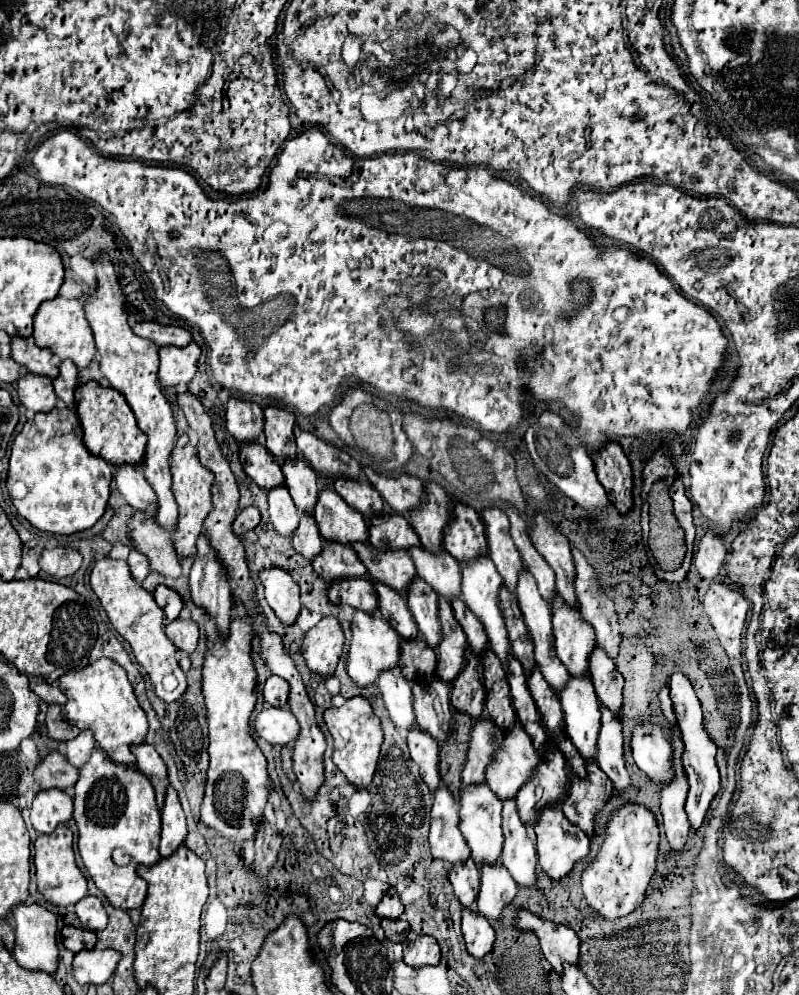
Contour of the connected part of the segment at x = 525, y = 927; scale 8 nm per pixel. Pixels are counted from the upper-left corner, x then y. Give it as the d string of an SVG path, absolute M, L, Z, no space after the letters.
M521 911L515 925L521 931L535 931L545 959L559 975L563 975L563 963L579 963L579 937L573 929L537 919L537 915L529 911Z

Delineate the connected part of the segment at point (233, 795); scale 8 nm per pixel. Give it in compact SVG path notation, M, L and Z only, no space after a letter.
M235 617L231 621L231 635L223 639L215 639L211 647L205 653L203 663L203 695L207 705L207 723L209 723L209 769L207 769L207 783L205 783L205 797L201 803L201 821L209 827L217 829L225 839L235 841L237 847L243 847L259 829L263 823L263 811L269 797L269 775L267 775L267 759L253 741L249 733L249 715L255 707L257 695L255 695L255 667L253 659L249 655L251 651L251 625L249 621L243 621Z

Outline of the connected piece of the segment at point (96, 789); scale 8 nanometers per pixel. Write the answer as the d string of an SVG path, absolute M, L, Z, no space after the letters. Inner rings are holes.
M95 745L93 753L91 753L91 759L79 769L79 781L75 785L75 811L73 811L73 819L75 819L77 829L79 829L77 849L79 849L79 855L83 859L85 869L89 871L93 883L109 899L109 903L119 907L119 909L133 909L133 907L141 905L143 899L145 899L147 883L137 875L135 867L139 863L143 863L143 865L157 863L157 859L161 859L161 855L169 855L179 843L185 841L185 835L187 835L185 815L183 815L181 803L177 799L177 791L169 785L167 793L165 793L163 807L161 807L161 843L159 843L159 809L157 809L157 803L155 803L151 781L137 767L129 767L129 765L121 765L121 763L111 761L109 755L105 755L105 751L99 745ZM115 849L123 849L125 853L131 855L131 863L127 867L115 865L115 861L111 857Z

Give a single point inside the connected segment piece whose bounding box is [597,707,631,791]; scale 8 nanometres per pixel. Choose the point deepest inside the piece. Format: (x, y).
(611, 759)

